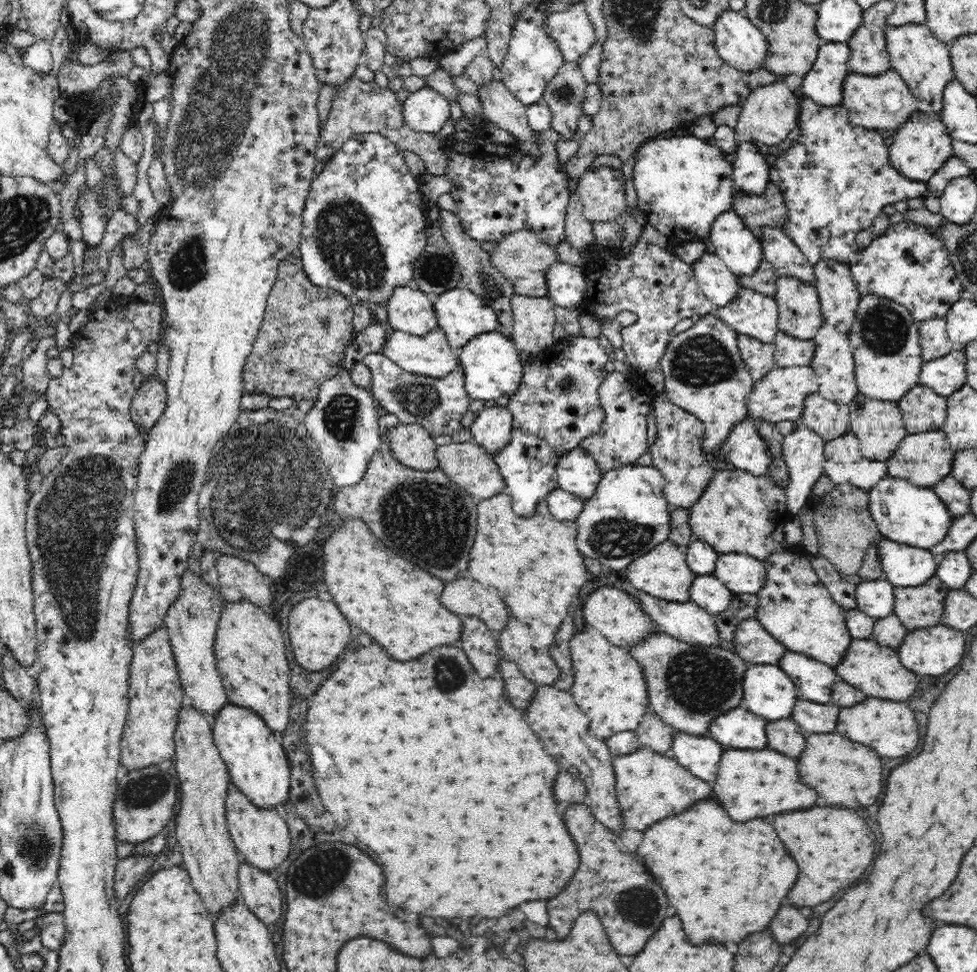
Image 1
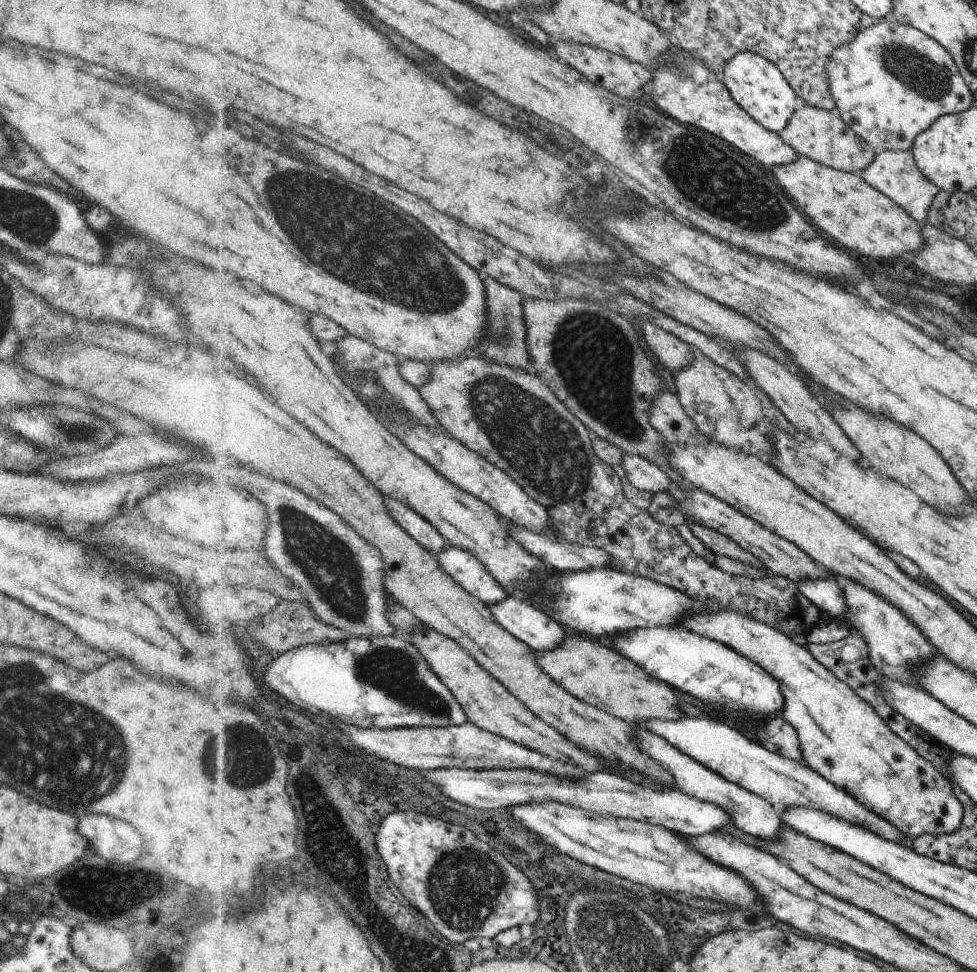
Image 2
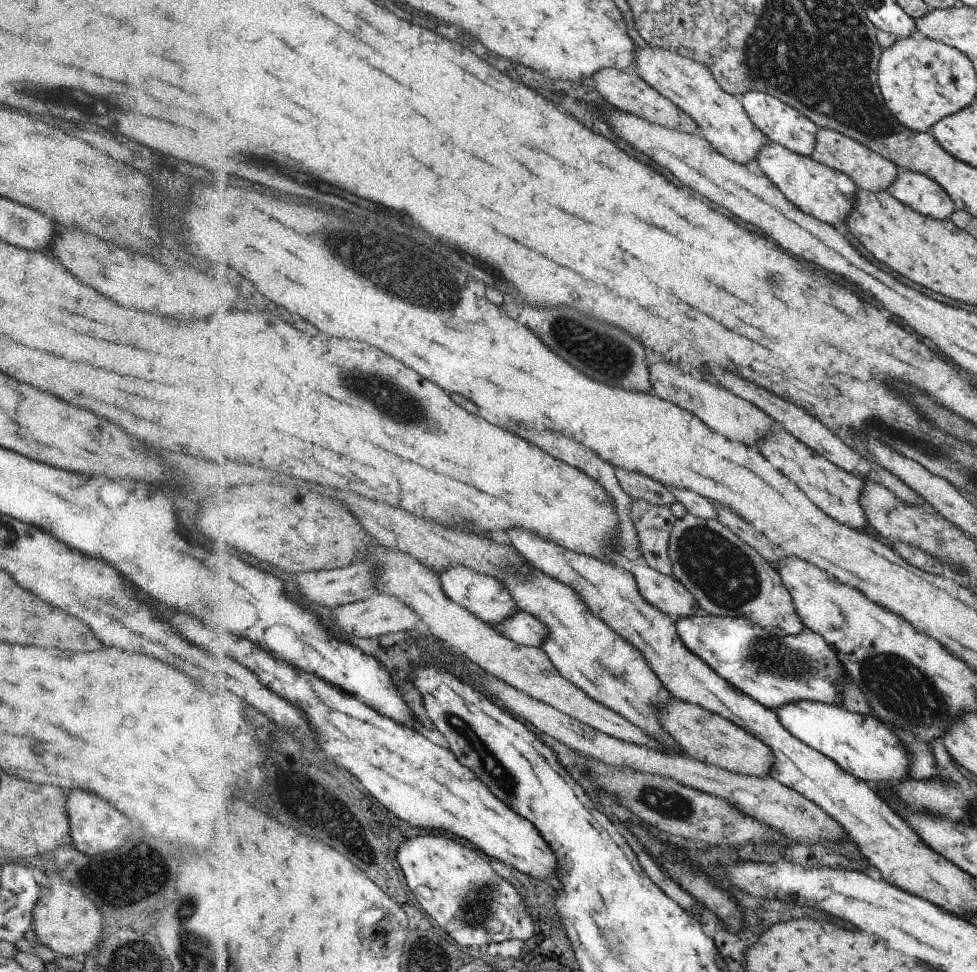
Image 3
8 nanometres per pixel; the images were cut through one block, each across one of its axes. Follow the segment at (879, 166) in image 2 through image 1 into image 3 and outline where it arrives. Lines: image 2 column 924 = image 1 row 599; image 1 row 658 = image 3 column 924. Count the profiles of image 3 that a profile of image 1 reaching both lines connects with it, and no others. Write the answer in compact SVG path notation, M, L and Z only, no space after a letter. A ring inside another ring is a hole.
M900 169L888 191L902 204L933 219L950 219L955 212L951 196L924 173Z

